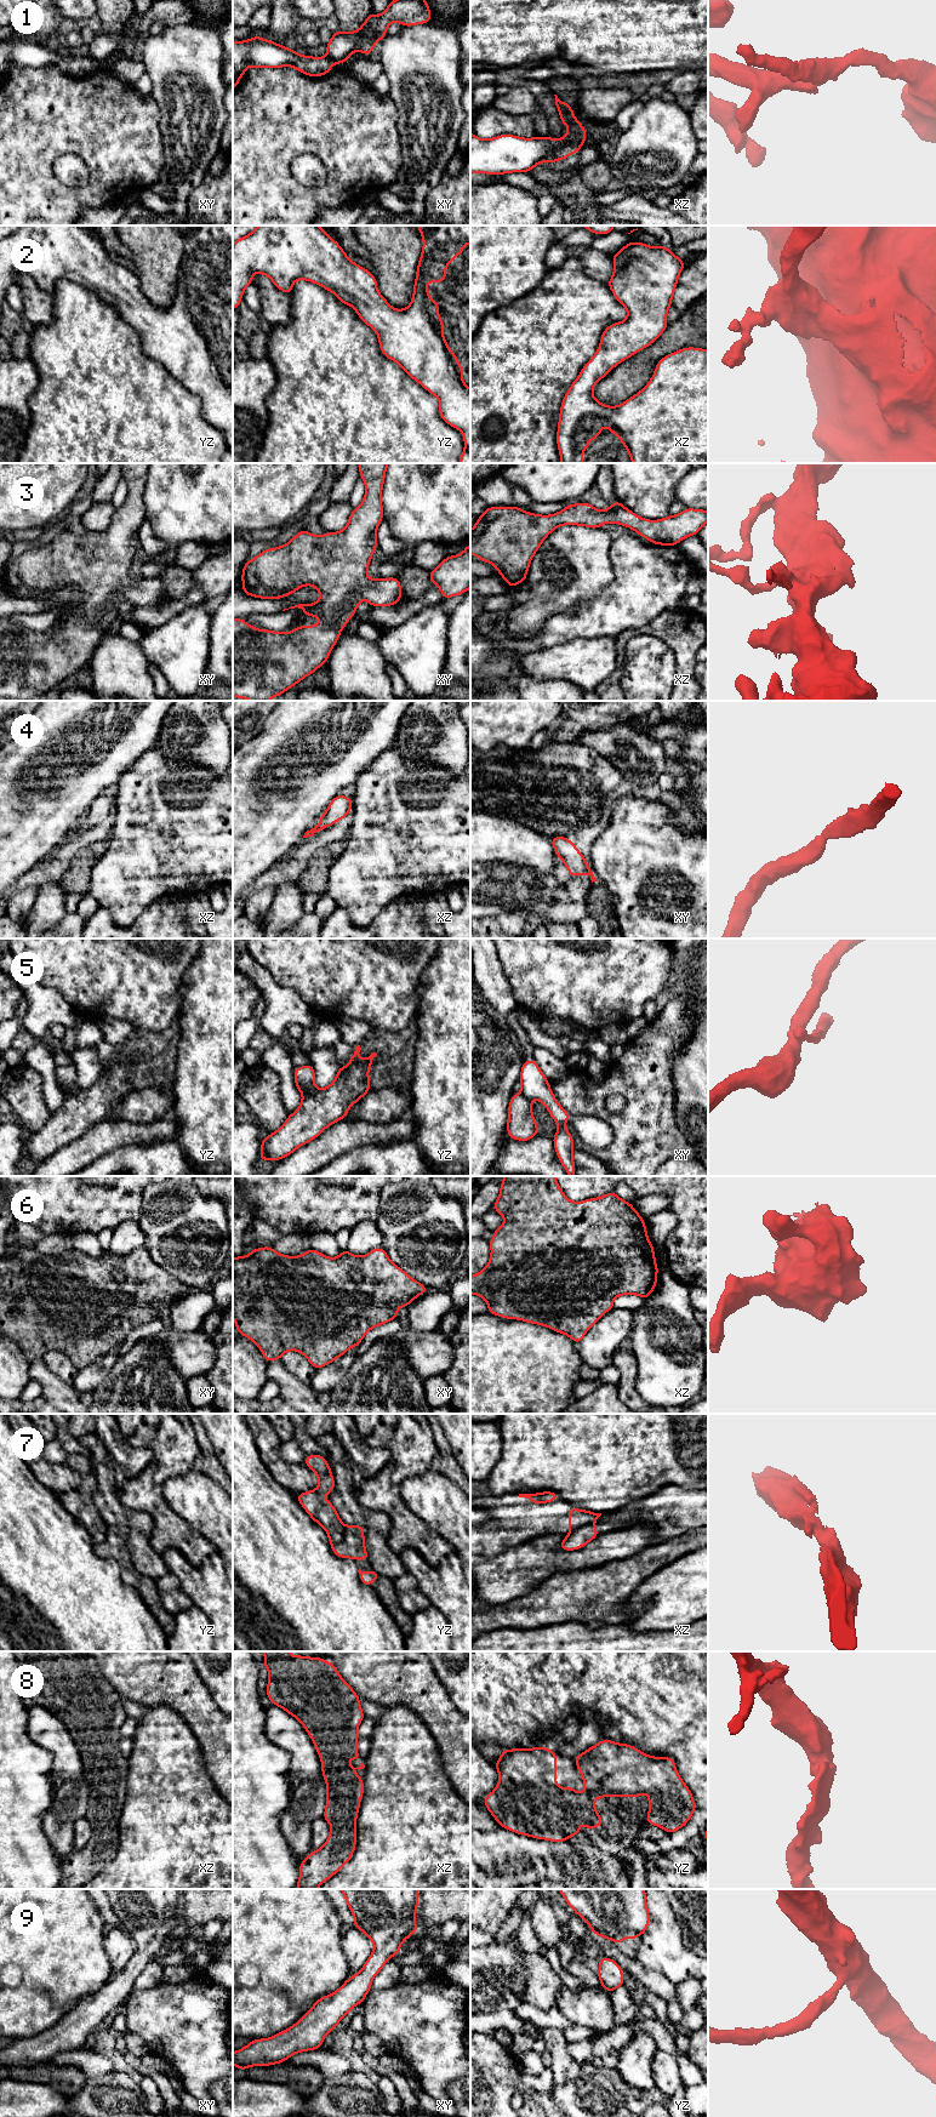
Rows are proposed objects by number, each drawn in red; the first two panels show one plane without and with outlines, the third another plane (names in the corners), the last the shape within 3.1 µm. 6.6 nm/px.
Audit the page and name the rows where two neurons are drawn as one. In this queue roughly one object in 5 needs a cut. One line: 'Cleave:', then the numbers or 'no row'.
Cleave: 1, 5, 7

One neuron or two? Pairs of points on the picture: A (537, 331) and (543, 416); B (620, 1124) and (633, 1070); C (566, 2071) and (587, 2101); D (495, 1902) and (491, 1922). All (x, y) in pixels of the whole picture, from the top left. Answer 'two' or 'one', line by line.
A: one
B: one
C: two
D: one

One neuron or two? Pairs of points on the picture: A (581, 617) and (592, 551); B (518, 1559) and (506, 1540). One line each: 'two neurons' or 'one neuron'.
A: two neurons
B: two neurons

